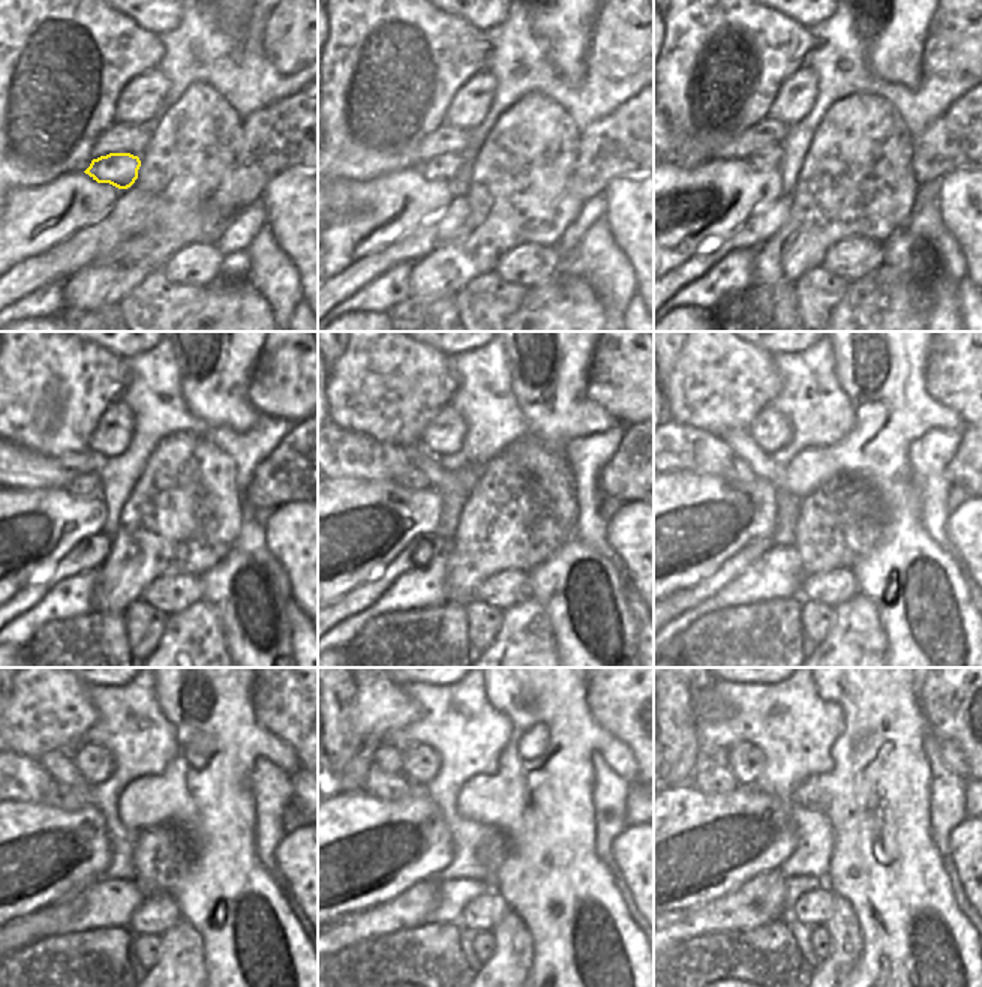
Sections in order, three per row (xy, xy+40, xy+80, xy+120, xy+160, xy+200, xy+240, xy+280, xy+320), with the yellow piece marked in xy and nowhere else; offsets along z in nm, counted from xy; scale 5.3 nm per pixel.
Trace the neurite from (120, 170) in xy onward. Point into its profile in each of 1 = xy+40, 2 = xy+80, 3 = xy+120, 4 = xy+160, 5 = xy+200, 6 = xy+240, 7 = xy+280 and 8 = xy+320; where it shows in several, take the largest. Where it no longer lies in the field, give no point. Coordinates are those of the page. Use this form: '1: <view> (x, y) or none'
1: xy+40 (444, 167)
2: xy+80 (768, 159)
3: xy+120 (87, 486)
4: xy+160 (413, 479)
5: xy+200 (738, 470)
6: xy+240 (59, 795)
7: xy+280 (387, 786)
8: xy+320 (708, 776)

